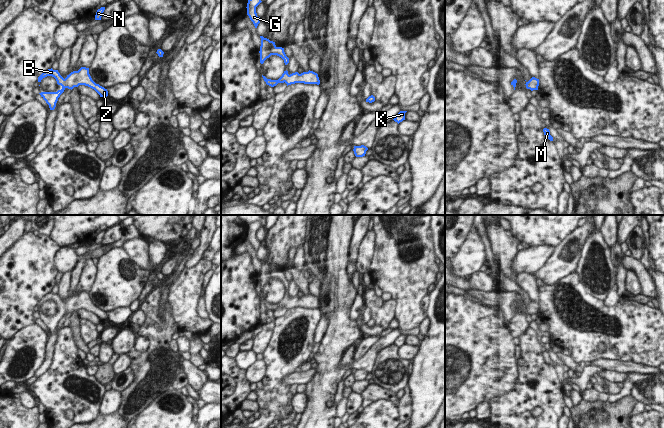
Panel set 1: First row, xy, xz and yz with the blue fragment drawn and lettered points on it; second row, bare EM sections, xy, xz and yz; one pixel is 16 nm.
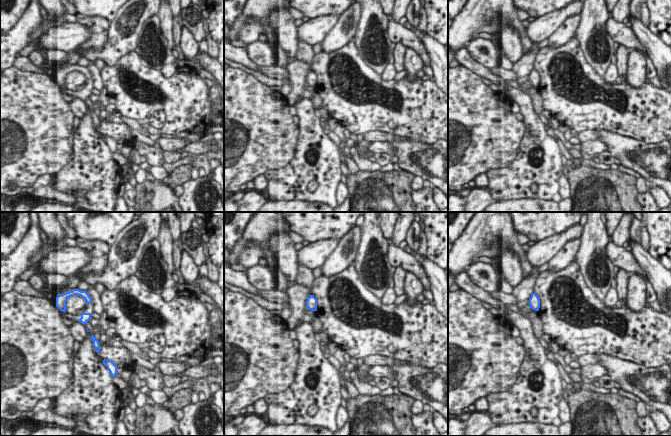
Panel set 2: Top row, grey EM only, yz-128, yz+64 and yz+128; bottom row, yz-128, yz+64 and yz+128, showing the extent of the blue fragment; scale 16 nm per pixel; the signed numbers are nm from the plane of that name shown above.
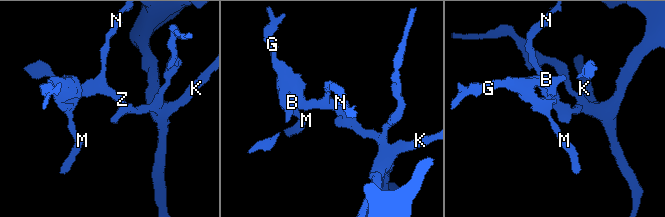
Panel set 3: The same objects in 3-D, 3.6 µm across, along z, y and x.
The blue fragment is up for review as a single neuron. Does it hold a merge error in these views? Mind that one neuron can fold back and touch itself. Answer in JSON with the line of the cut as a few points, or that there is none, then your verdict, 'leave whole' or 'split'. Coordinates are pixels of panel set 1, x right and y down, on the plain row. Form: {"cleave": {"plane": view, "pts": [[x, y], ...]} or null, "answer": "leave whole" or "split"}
{"cleave": null, "answer": "leave whole"}

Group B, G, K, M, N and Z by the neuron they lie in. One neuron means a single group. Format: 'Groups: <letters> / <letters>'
Groups: B G K M N Z

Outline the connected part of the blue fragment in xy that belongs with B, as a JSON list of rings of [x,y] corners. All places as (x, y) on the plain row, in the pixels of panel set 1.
[[[81,291],[78,295],[73,295],[67,301],[64,303],[58,294],[48,293],[45,296],[43,296],[38,301],[38,306],[41,306],[41,304],[47,300],[52,300],[56,303],[57,308],[62,310],[61,314],[58,314],[57,316],[41,316],[39,317],[41,321],[46,325],[46,327],[49,329],[50,334],[54,334],[56,331],[56,327],[58,325],[58,322],[60,319],[64,316],[66,312],[73,313],[74,311],[78,311],[79,309],[85,309],[92,313],[94,313],[100,321],[107,321],[108,315],[104,311],[100,310],[99,308],[96,308],[90,298],[89,298],[89,292]]]

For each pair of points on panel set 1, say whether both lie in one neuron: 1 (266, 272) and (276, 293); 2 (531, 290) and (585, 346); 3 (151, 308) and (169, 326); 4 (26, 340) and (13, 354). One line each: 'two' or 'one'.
1: one
2: two
3: one
4: one

